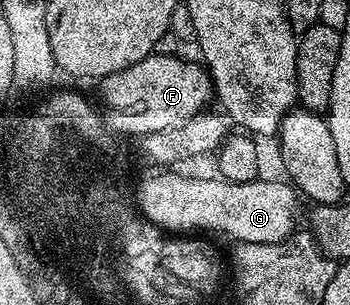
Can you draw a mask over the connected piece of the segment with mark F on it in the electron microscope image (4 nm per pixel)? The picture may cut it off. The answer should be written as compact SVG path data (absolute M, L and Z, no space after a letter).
M178 54L146 55L137 65L129 65L98 80L97 87L107 123L120 136L142 137L161 133L161 129L173 129L200 114L213 99L213 84L206 66Z

